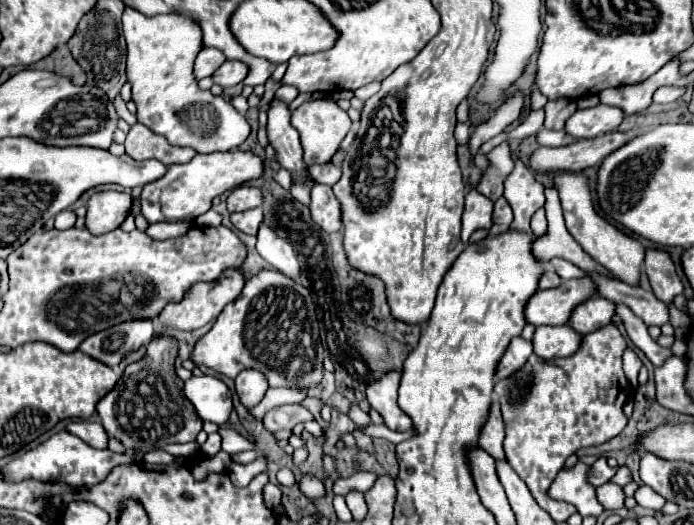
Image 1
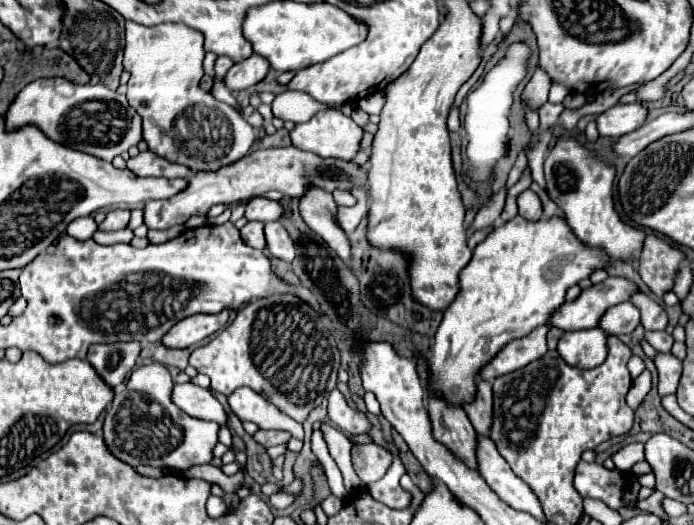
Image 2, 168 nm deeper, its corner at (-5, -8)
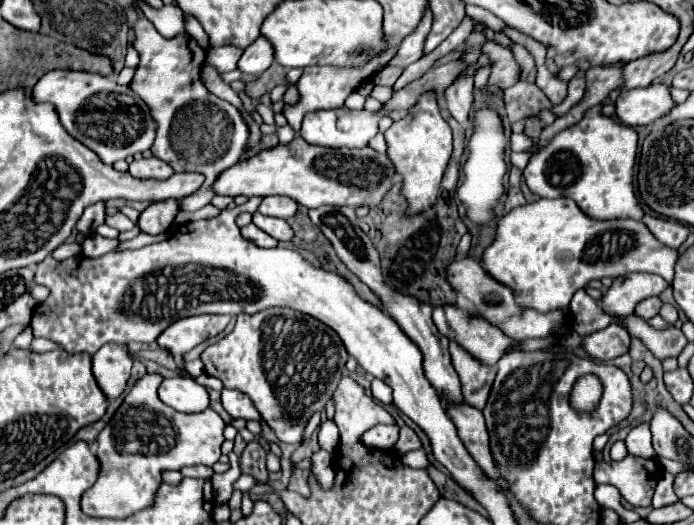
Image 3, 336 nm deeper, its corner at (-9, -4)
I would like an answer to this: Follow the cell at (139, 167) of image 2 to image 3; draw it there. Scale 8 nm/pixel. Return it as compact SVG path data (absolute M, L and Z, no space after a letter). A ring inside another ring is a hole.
M142 158L142 160L134 160L130 164L130 174L134 178L140 178L140 180L146 180L146 178L158 178L158 180L164 180L164 178L170 178L174 174L174 170L166 164L166 162L160 162L158 158Z

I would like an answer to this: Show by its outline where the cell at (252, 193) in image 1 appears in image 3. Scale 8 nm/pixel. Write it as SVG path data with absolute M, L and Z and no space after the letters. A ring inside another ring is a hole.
M266 196L262 198L262 204L258 208L264 216L278 216L278 218L290 218L296 214L298 204L288 196Z

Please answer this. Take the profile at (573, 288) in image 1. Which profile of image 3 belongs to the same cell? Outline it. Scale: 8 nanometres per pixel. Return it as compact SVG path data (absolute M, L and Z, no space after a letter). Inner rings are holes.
M628 274L624 278L616 278L610 290L604 292L600 300L602 310L606 314L632 314L636 304L650 298L660 296L662 290L668 288L668 282L654 274Z

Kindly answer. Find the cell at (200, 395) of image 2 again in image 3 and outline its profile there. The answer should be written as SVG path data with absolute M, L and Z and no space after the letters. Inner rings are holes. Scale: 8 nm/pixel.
M190 376L164 378L158 388L158 396L164 404L178 412L202 412L210 404L206 388Z

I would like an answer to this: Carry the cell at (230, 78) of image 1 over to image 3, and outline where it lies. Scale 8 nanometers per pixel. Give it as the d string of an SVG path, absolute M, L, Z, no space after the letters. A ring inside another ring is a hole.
M260 36L256 38L256 42L252 42L252 46L248 46L238 62L238 68L244 74L252 74L252 76L260 76L264 70L270 68L270 64L274 62L274 48L272 44Z

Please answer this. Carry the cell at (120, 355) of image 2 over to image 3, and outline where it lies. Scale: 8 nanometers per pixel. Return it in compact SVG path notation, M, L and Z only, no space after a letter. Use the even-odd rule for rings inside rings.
M106 344L92 356L94 378L108 400L114 400L124 392L130 378L130 368L132 356L128 356L126 346Z

